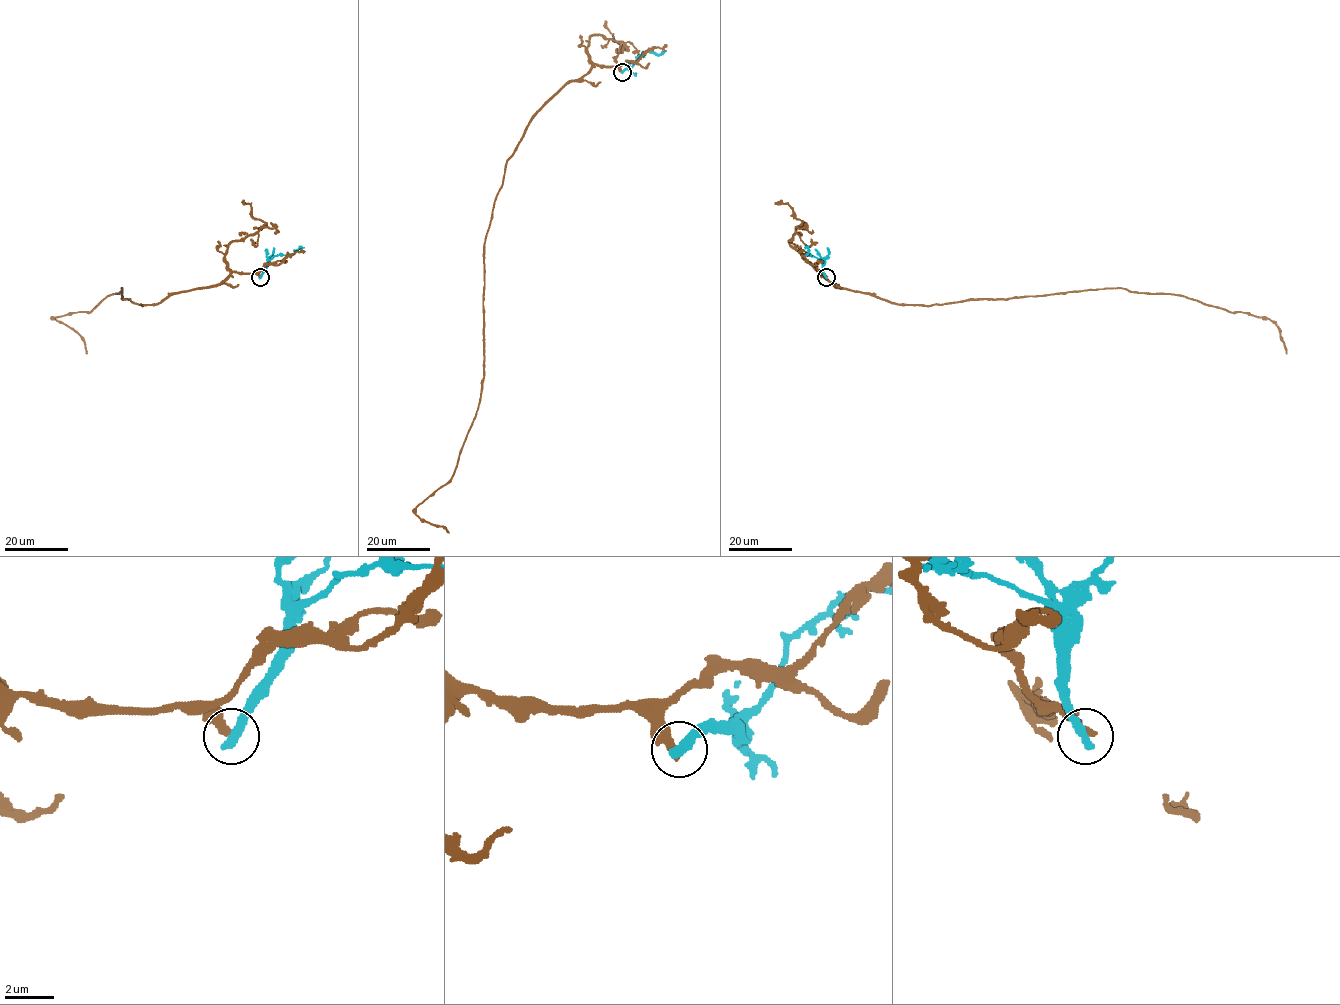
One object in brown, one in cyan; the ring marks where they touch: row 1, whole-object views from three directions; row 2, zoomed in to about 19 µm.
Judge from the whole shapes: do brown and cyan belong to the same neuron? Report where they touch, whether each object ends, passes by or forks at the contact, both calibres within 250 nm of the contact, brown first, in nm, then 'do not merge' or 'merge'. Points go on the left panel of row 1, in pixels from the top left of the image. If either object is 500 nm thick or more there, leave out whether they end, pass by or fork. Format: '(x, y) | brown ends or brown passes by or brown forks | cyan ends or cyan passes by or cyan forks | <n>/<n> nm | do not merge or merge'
(260, 277) | brown ends | cyan ends | 320/440 nm | do not merge

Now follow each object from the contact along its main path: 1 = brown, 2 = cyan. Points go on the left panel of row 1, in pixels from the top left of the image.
1: (260, 276), (233, 272), (154, 304), (122, 299), (122, 288), (90, 311), (53, 318), (86, 354)
2: (260, 276), (274, 256), (291, 255), (304, 247)

